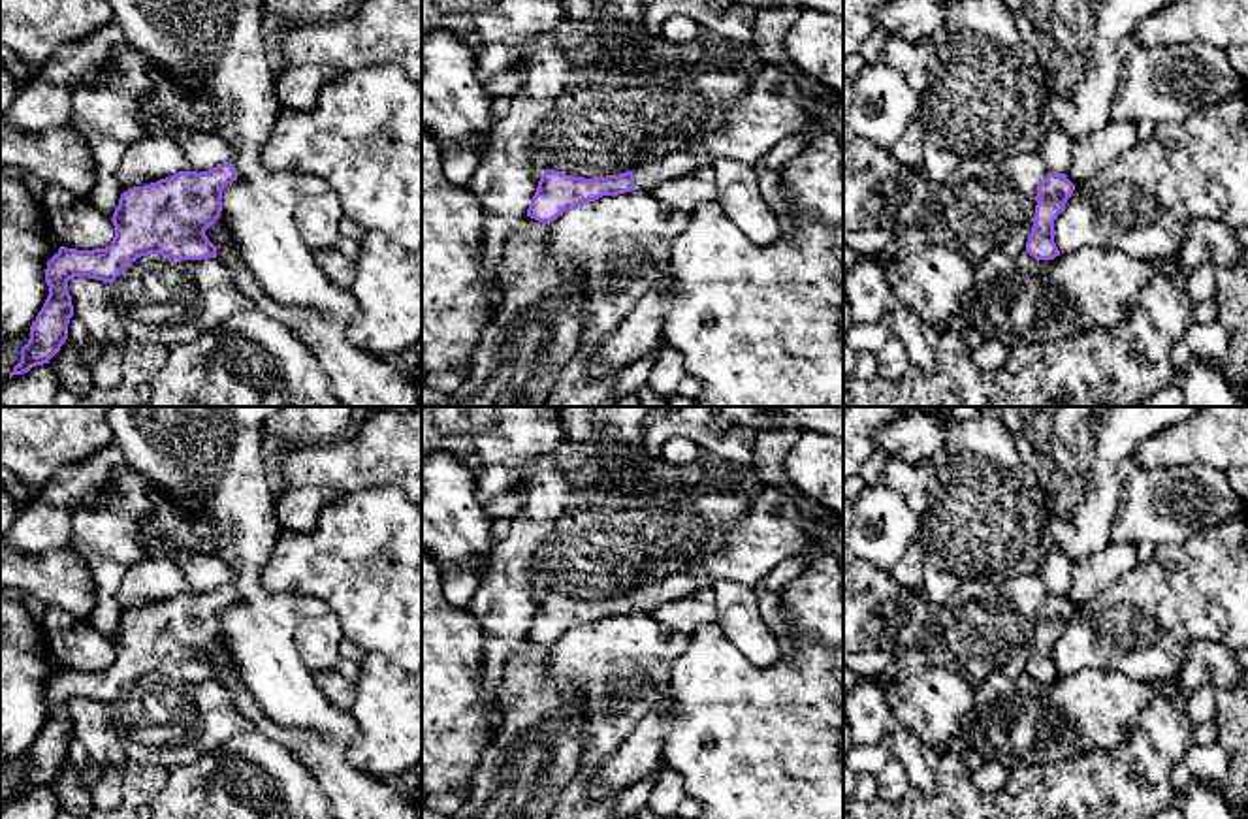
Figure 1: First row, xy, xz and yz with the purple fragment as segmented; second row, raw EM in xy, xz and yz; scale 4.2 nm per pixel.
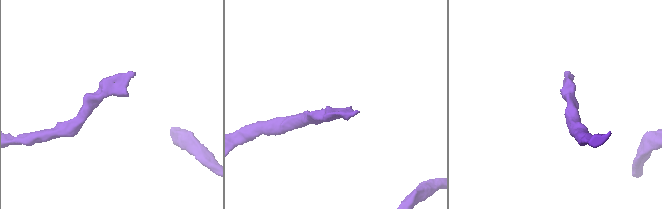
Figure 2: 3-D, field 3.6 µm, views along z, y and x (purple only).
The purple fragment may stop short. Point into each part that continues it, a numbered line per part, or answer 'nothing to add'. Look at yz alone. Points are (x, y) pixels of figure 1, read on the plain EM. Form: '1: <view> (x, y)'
nothing to add

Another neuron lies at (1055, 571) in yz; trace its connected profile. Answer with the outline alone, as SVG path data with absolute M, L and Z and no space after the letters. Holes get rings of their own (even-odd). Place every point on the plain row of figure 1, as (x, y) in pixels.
M1054 548L1039 565L1037 574L1050 595L1067 595L1071 586L1073 561L1058 548Z

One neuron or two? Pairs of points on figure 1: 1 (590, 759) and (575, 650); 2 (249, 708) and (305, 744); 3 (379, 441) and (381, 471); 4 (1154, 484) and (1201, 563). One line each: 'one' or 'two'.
1: one
2: one
3: one
4: two

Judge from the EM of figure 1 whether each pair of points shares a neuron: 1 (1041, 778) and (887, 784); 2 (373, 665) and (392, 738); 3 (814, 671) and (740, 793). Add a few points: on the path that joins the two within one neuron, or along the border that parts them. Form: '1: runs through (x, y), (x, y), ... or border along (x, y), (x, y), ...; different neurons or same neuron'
1: border along (912, 787), (900, 799); different neurons
2: runs through (383, 684), (392, 705), (392, 720); same neuron
3: runs through (808, 701), (804, 705), (804, 729), (770, 763); same neuron

